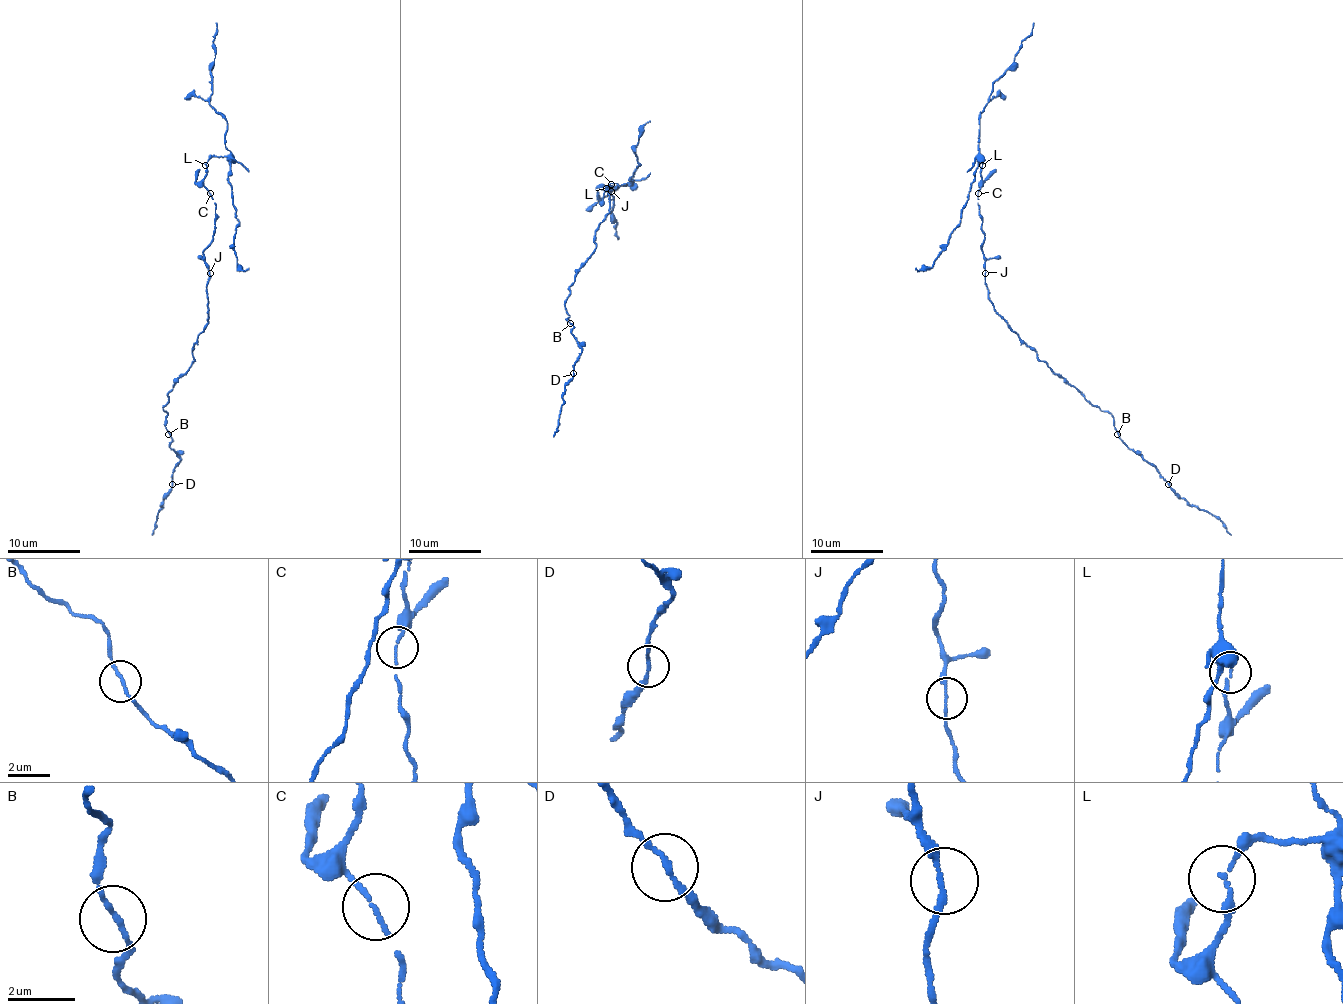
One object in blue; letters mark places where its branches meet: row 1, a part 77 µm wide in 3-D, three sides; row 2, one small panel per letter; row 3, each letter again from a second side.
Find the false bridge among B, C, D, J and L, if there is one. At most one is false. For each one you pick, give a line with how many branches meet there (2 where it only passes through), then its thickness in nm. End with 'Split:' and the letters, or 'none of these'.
L: branches 2; calibre 130 nm
Split: L

